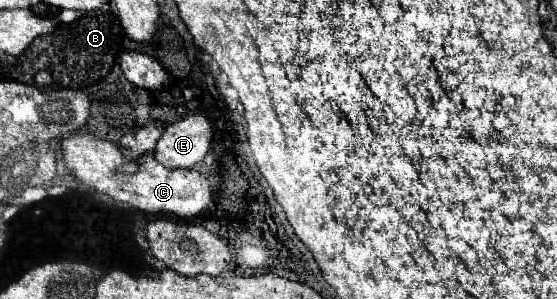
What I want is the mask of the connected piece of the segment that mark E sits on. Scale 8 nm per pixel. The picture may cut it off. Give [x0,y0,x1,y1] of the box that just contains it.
[154,115,212,169]

